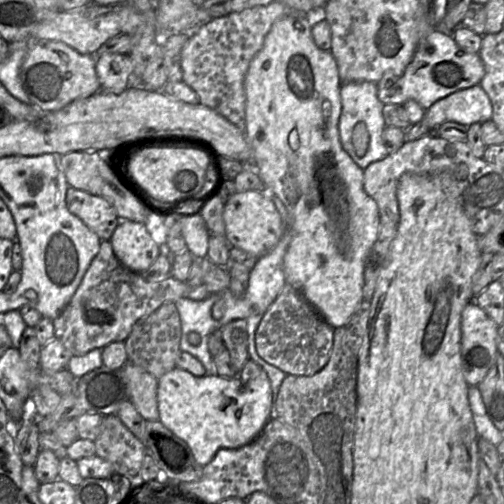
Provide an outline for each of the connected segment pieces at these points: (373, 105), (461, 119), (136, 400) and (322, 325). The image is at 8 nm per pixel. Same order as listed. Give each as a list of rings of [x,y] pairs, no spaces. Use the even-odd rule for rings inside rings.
[[[358,81],[344,82],[340,86],[341,114],[338,122],[338,132],[340,142],[346,153],[351,159],[364,170],[371,163],[382,160],[389,153],[384,145],[383,130],[385,122],[382,115],[384,104],[377,97],[377,84],[375,82]],[[359,123],[365,123],[369,133],[369,145],[367,152],[363,156],[358,156],[352,143],[352,132],[354,126]]]
[[[479,85],[456,91],[437,100],[422,119],[429,129],[435,129],[445,121],[470,126],[492,119],[493,106],[489,96]]]
[[[130,361],[122,367],[128,400],[146,421],[158,421],[158,379]]]
[[[289,284],[263,316],[255,334],[258,355],[287,375],[313,376],[322,370],[330,359],[334,328]]]

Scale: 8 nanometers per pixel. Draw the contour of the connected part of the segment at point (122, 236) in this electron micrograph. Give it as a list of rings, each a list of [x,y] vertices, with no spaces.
[[[121,220],[110,242],[119,262],[136,273],[146,271],[161,253],[160,245],[152,238],[144,223]]]

